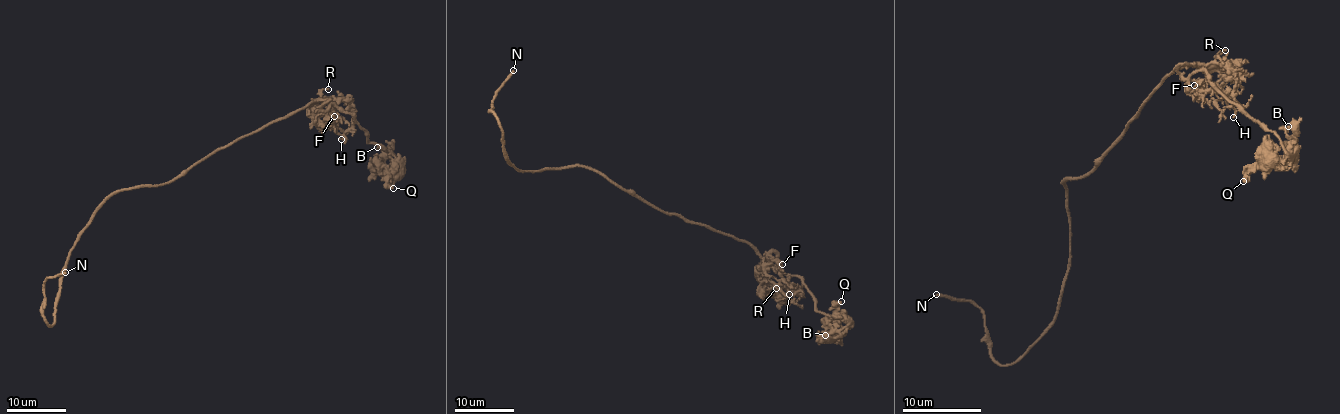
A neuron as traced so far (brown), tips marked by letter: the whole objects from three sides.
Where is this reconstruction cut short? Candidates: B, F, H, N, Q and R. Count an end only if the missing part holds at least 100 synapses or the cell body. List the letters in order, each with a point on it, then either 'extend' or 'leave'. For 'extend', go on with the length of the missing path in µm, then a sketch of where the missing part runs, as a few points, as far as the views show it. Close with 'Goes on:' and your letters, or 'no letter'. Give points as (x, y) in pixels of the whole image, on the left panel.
B: place (377, 147); leave
F: place (334, 116); leave
H: place (341, 139); leave
N: place (65, 272); extend; missing 20 µm; course (65, 272), (80, 272), (87, 266), (95, 247)
Q: place (393, 188); leave
R: place (328, 89); leave
Goes on: N

